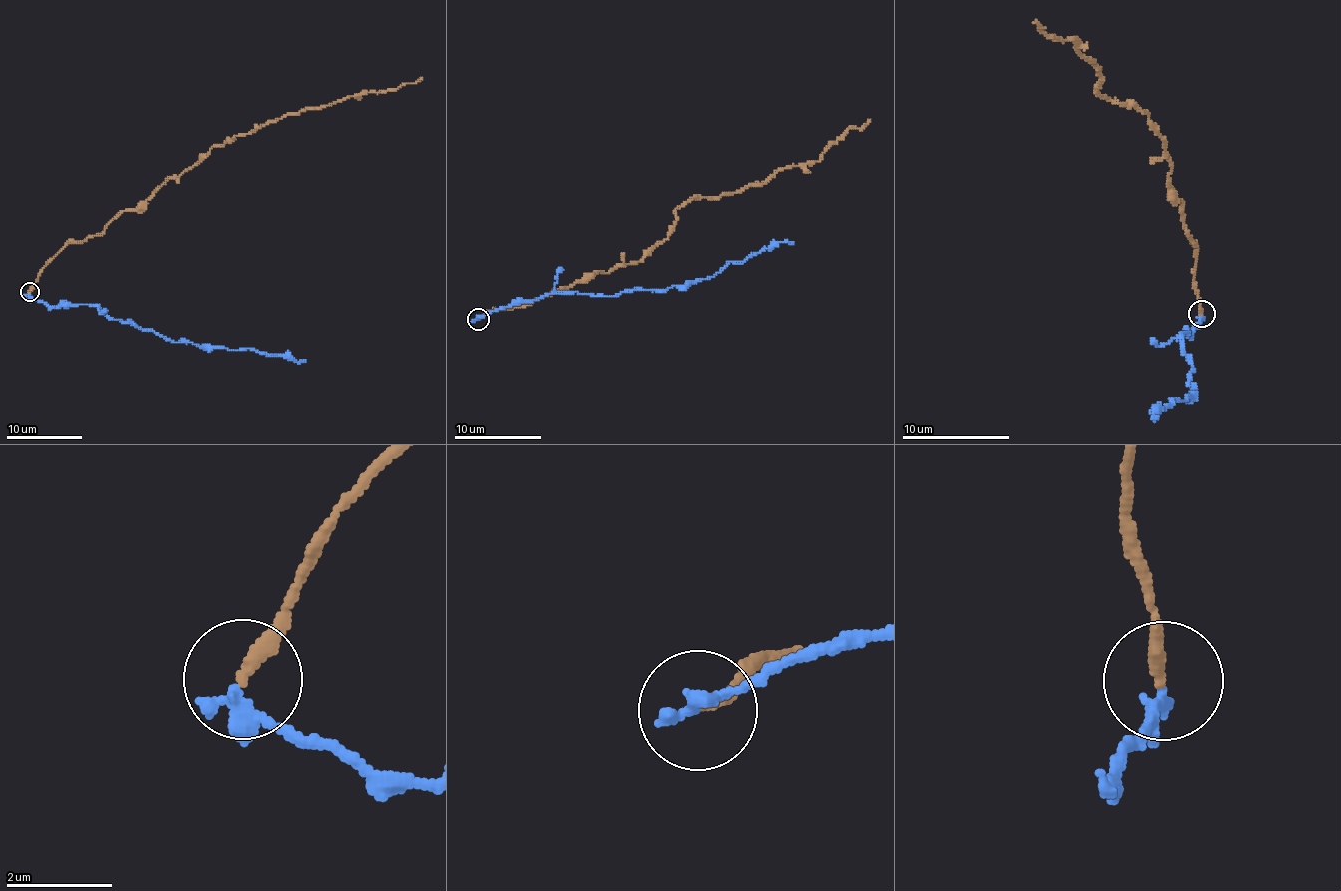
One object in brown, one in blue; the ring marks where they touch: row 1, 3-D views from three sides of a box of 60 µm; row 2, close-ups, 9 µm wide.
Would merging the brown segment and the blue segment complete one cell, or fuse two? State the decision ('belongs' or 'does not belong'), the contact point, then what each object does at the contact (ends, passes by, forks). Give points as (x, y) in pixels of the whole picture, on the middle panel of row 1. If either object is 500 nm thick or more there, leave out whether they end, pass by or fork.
does not belong; at (478, 319); brown ends there; blue ends there

